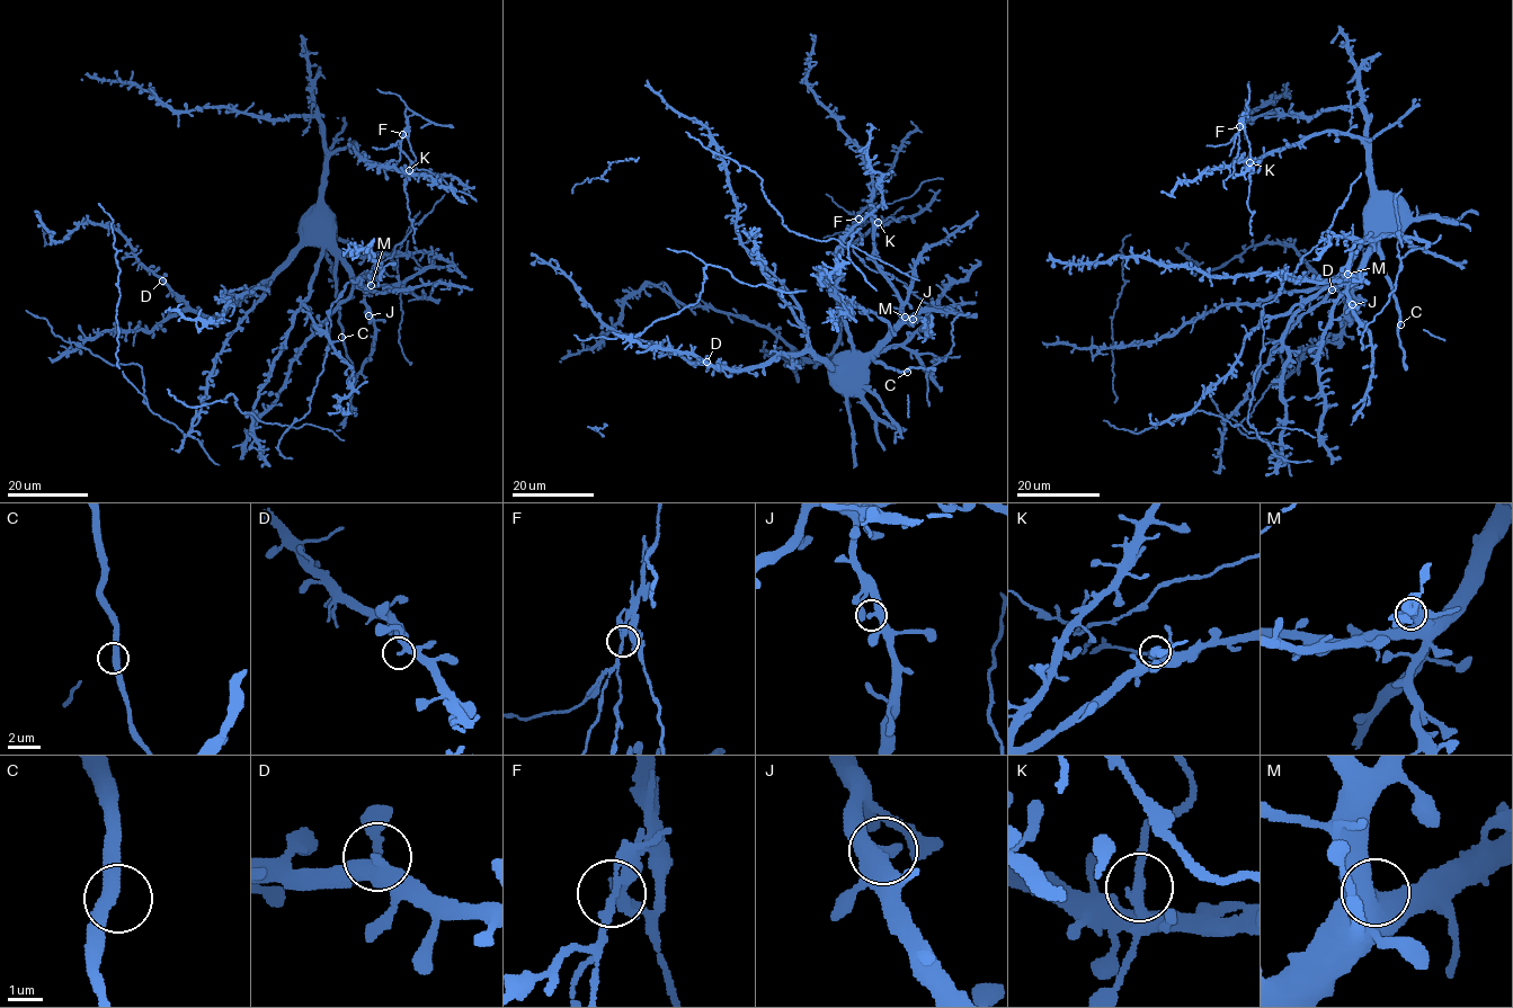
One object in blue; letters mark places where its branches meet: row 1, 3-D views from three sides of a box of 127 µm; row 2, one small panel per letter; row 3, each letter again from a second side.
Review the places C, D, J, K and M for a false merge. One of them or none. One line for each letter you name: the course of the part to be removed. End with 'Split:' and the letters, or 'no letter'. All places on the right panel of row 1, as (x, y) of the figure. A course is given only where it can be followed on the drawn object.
K: foreign part runs (1249, 161), (1251, 148), (1242, 125), (1233, 161), (1235, 170), (1224, 181), (1226, 189)
Split: K

